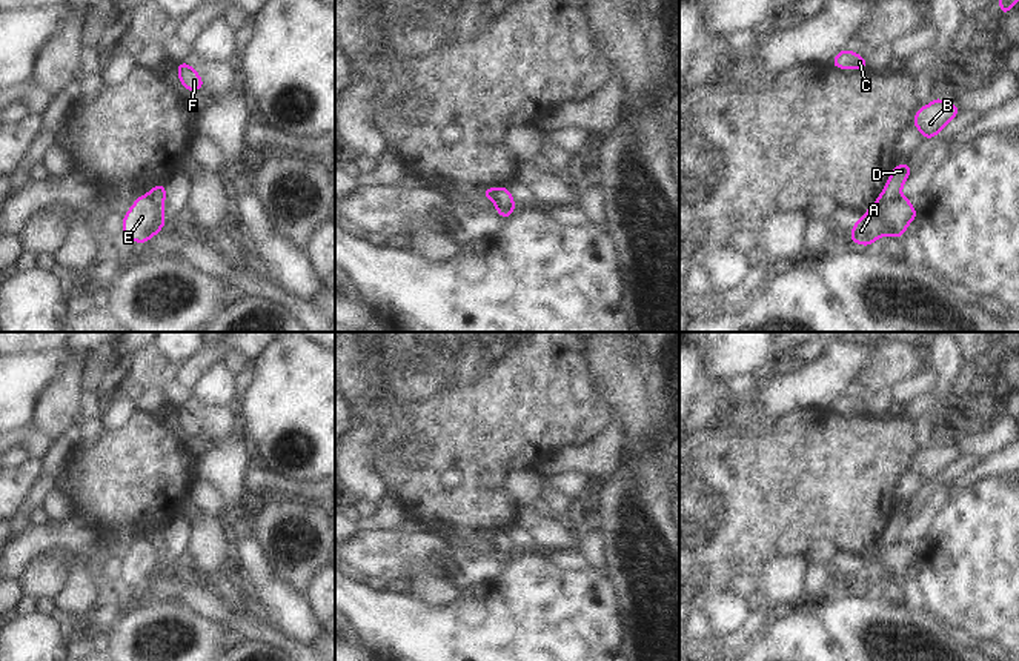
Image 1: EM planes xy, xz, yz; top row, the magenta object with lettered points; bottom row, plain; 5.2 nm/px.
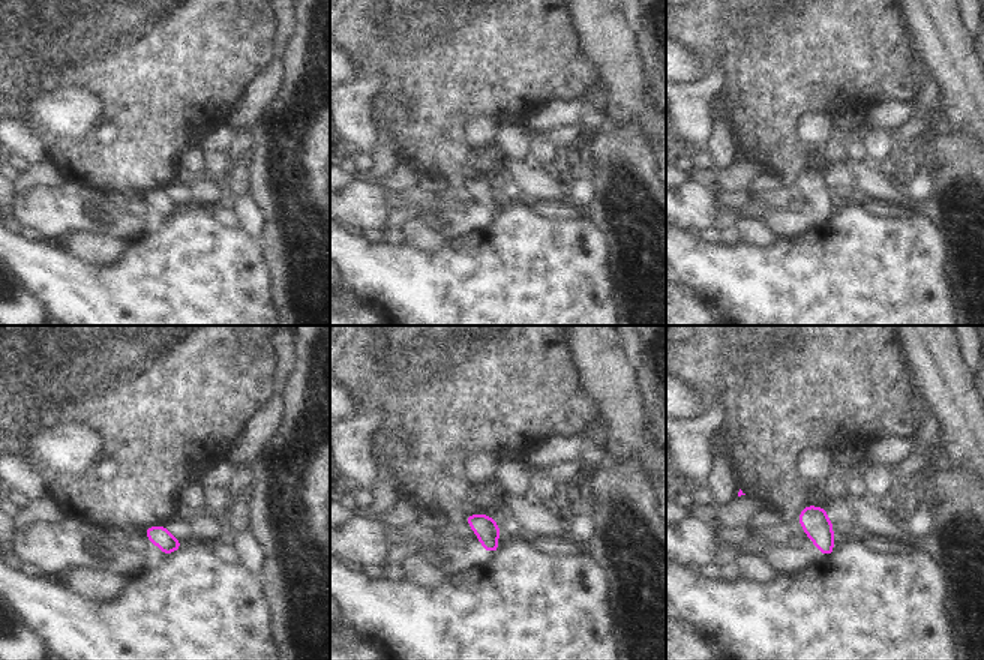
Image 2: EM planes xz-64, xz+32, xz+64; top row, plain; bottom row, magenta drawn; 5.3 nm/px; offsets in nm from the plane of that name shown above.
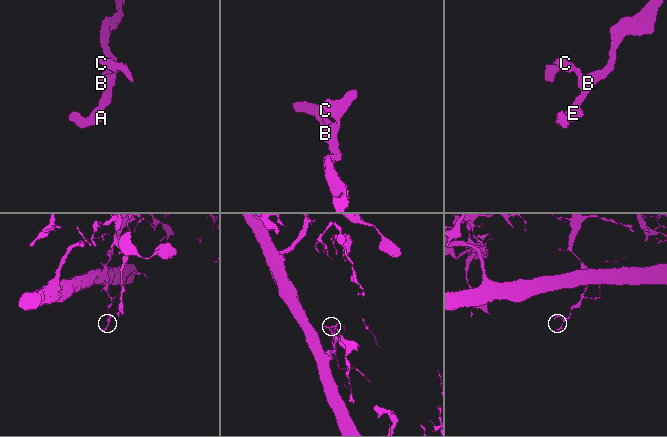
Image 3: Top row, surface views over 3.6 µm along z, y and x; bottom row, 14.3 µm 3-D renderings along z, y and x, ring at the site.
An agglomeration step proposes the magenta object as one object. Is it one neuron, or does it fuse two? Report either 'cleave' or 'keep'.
cleave

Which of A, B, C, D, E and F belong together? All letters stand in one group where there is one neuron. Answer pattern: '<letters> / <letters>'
A E / B C D F

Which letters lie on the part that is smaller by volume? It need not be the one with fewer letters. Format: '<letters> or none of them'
A, E.

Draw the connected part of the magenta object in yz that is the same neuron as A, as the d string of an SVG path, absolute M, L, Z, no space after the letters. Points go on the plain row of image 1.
M879 541L865 560L855 566L848 586L873 590L884 580L904 583L908 567L916 564L918 558L908 541Z

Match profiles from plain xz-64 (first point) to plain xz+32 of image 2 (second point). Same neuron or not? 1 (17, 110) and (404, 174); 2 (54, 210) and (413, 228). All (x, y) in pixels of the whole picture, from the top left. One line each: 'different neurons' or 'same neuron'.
1: different neurons
2: different neurons

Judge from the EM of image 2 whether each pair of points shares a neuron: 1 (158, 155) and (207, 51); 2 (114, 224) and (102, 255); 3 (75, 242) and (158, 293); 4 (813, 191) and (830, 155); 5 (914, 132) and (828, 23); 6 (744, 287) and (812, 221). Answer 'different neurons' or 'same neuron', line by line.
1: same neuron
2: different neurons
3: different neurons
4: different neurons
5: different neurons
6: different neurons

